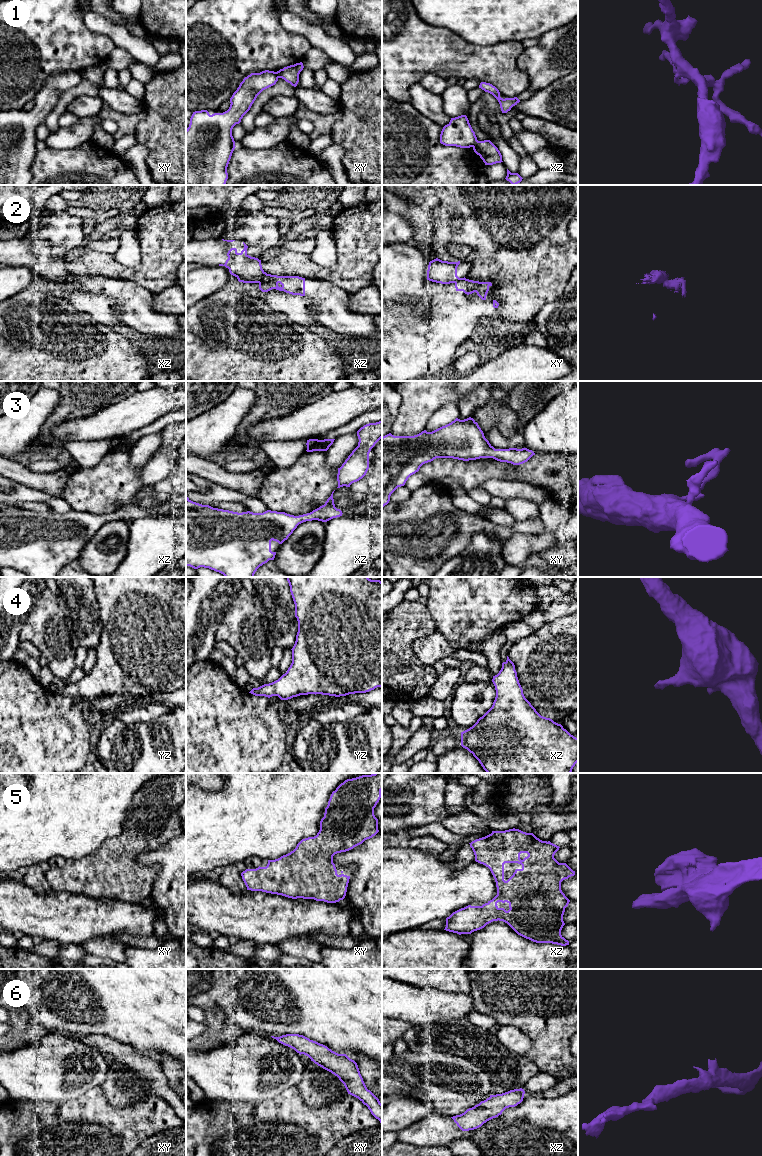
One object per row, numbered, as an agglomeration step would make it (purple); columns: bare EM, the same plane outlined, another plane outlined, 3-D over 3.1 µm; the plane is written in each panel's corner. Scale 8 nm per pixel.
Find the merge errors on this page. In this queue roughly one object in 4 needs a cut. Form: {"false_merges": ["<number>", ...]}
{"false_merges": ["1", "2"]}

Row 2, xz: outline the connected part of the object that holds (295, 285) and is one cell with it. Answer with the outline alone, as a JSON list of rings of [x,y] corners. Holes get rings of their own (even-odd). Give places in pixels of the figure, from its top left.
[[[264,272],[259,282],[259,289],[262,292],[276,289],[292,295],[305,296],[305,278],[299,276],[277,276]]]

